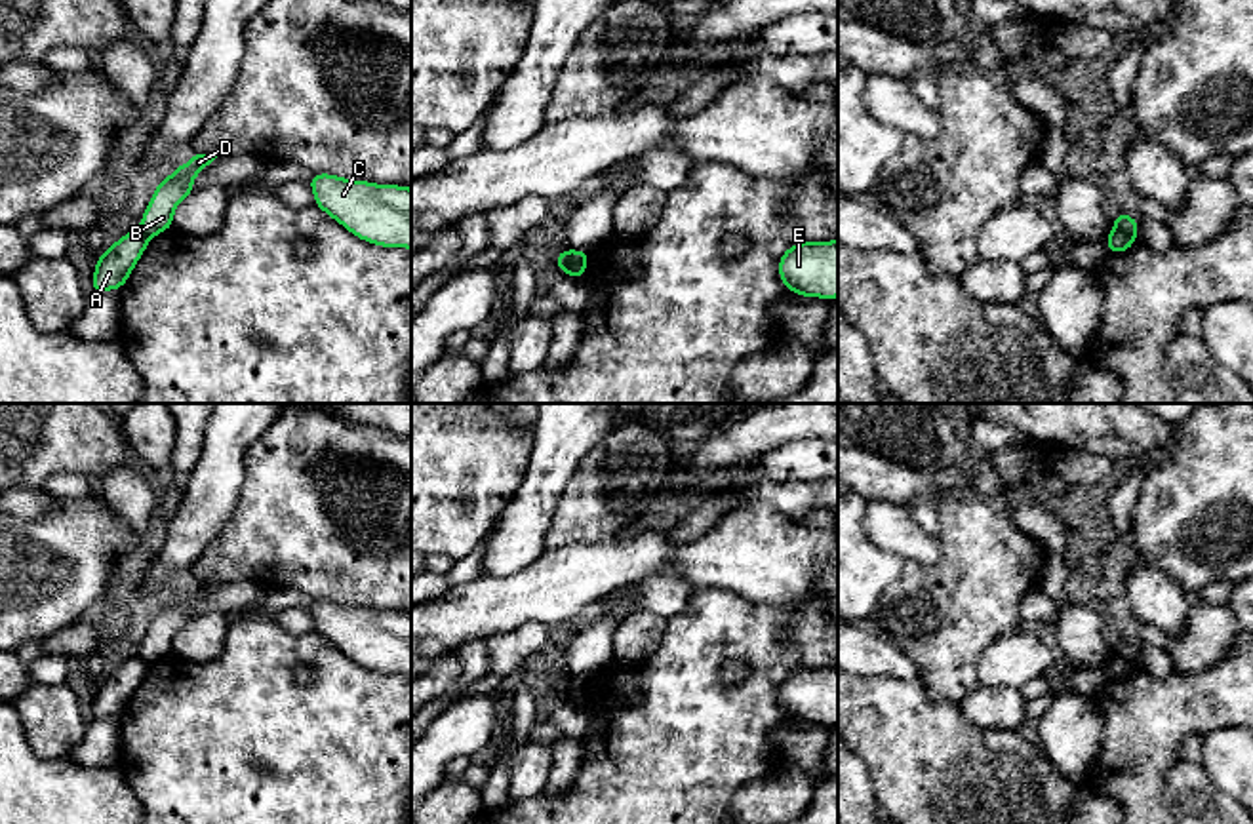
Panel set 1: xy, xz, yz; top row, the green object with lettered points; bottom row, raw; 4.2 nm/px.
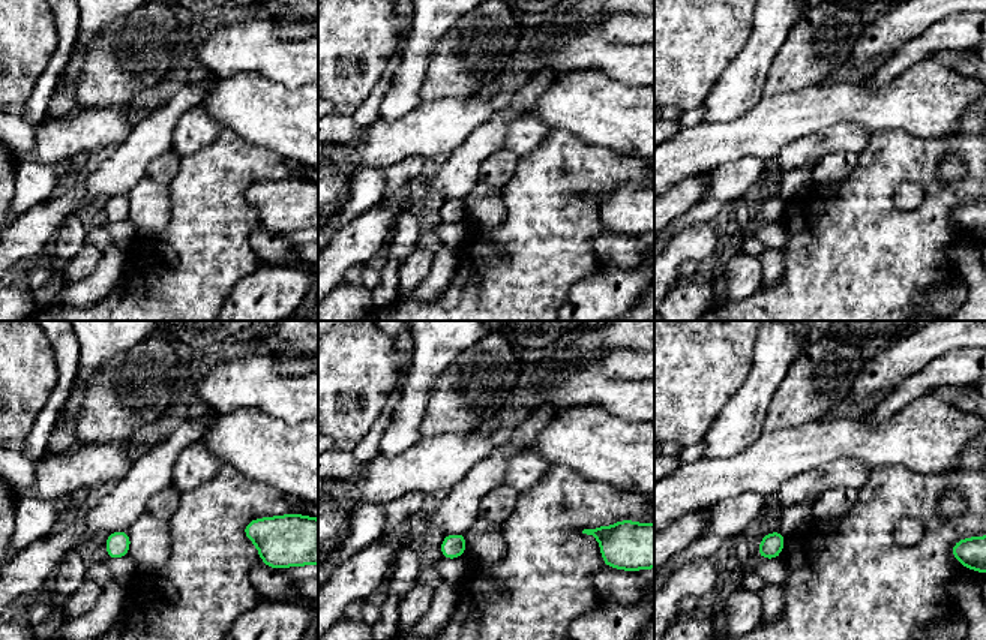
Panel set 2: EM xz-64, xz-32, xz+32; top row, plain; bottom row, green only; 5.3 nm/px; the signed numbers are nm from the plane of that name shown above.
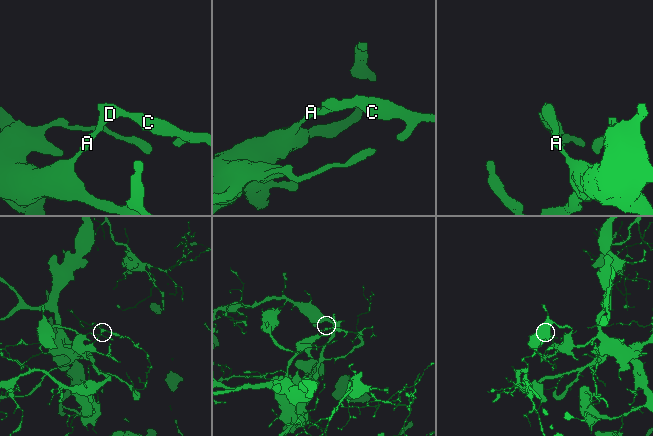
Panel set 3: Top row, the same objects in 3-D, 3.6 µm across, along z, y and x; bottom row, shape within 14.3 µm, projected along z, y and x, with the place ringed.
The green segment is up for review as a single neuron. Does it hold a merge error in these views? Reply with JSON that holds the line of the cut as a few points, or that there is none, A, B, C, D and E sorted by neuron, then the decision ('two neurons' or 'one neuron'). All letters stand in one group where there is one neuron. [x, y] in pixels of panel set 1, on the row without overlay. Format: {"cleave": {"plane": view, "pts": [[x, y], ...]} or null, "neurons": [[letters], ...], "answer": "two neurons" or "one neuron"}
{"cleave": {"plane": "xz", "pts": [[574, 678], [566, 699]]}, "neurons": [["A"], ["B", "C", "D", "E"]], "answer": "two neurons"}

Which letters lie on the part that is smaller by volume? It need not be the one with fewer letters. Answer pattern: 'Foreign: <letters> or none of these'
Foreign: B, C, D, E

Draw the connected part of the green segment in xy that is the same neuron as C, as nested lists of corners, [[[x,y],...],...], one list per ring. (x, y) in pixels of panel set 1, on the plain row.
[[[314,599],[314,632],[364,668],[411,676],[411,615]]]

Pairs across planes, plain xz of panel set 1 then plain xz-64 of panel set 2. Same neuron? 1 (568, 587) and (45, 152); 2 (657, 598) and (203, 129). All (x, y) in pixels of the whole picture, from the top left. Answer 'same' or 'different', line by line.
1: same
2: same

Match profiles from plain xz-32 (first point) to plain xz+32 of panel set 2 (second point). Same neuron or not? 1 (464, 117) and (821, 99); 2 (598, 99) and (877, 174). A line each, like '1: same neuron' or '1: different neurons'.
1: same neuron
2: different neurons

